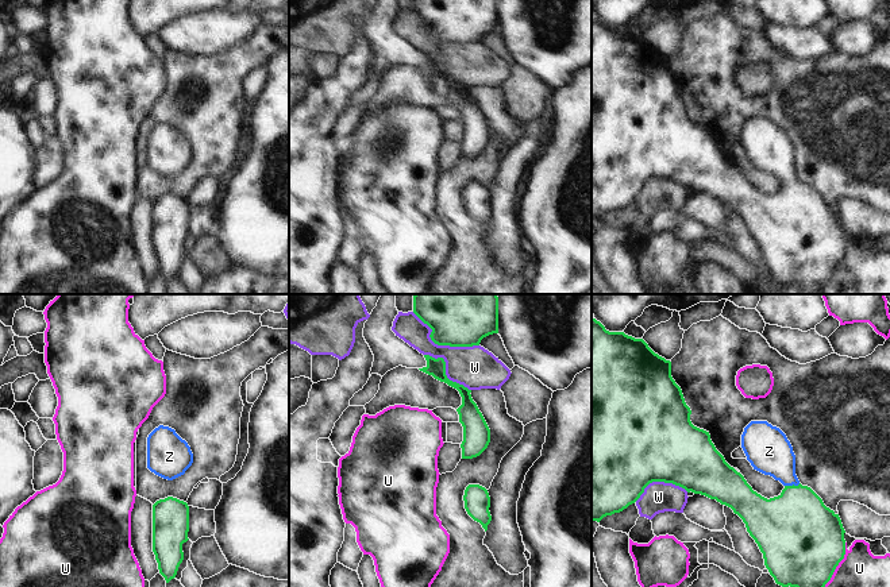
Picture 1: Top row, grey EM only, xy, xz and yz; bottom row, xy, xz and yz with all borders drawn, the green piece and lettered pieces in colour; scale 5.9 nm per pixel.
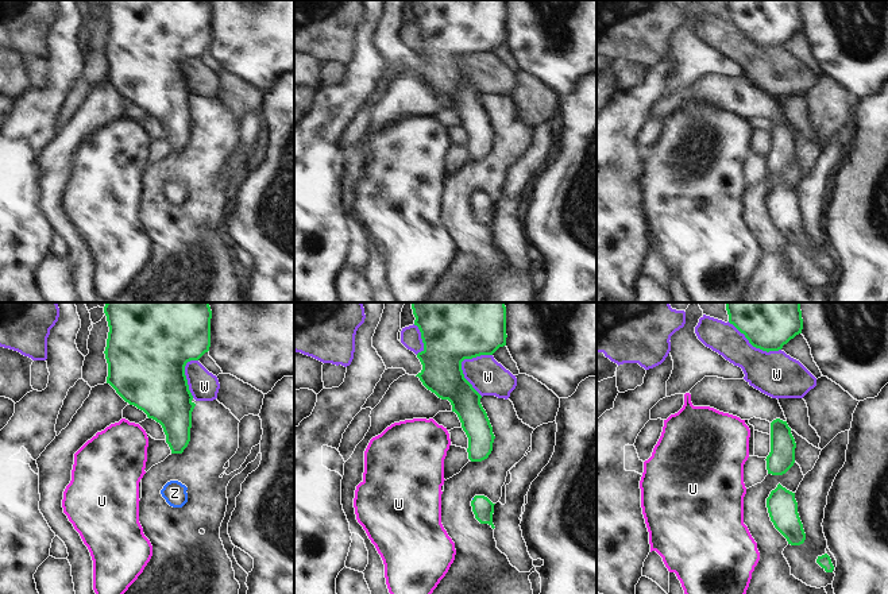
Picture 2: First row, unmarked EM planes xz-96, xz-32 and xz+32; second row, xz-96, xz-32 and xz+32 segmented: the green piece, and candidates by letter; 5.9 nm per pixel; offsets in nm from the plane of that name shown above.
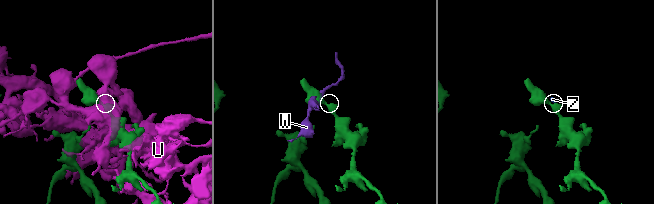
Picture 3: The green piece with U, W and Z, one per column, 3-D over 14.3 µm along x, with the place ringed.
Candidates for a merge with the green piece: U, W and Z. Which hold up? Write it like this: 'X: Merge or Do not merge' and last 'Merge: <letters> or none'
U: Do not merge
W: Do not merge
Z: Merge
Merge: Z

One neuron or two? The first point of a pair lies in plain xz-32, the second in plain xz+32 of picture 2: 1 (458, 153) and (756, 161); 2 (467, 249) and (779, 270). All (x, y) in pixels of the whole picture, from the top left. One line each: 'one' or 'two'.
1: one
2: one

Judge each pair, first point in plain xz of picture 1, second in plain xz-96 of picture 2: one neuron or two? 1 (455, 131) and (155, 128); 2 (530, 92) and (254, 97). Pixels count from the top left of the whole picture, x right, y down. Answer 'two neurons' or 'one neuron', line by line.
1: one neuron
2: one neuron

